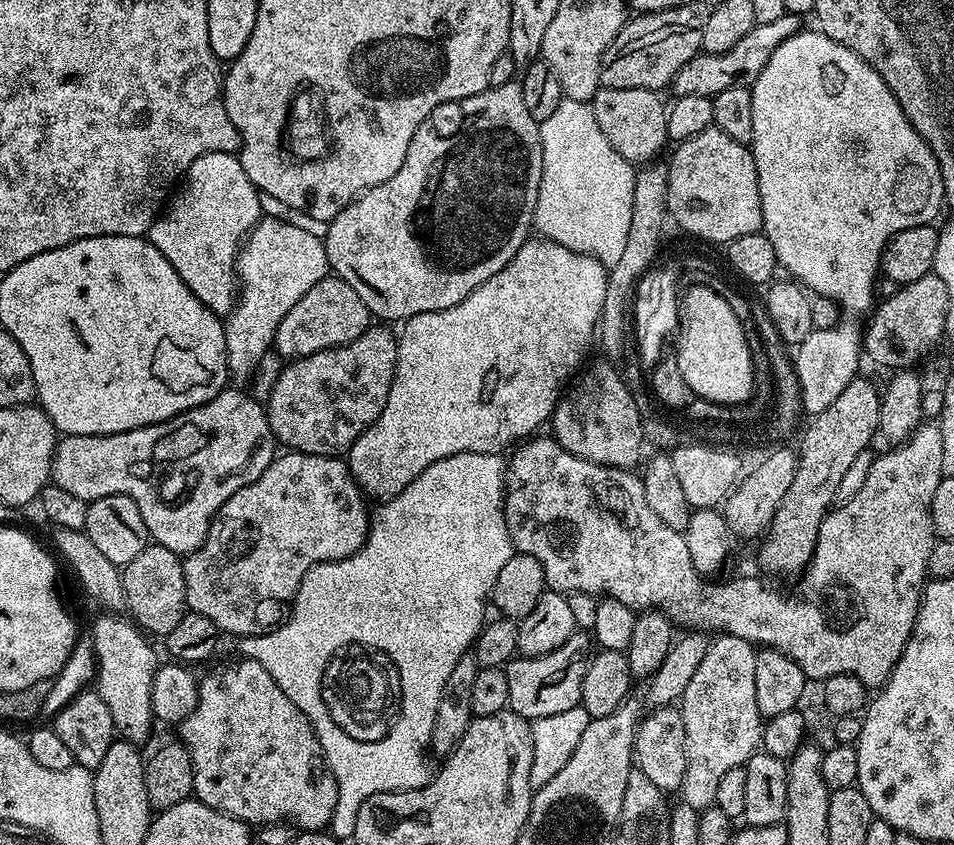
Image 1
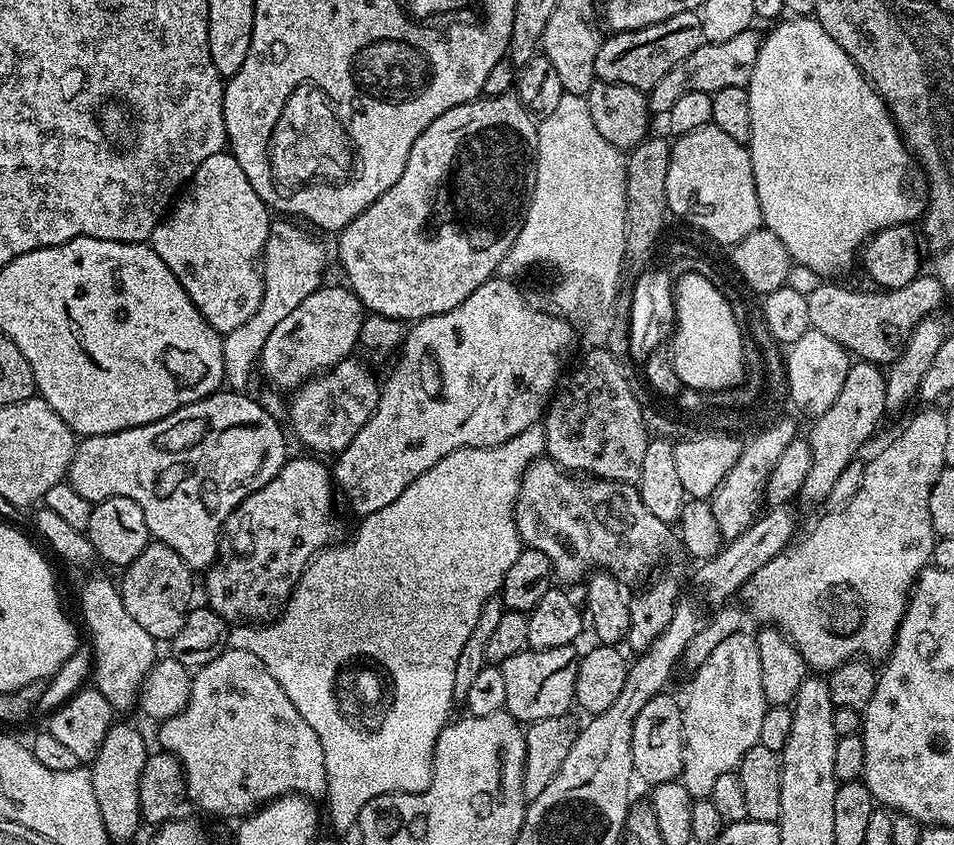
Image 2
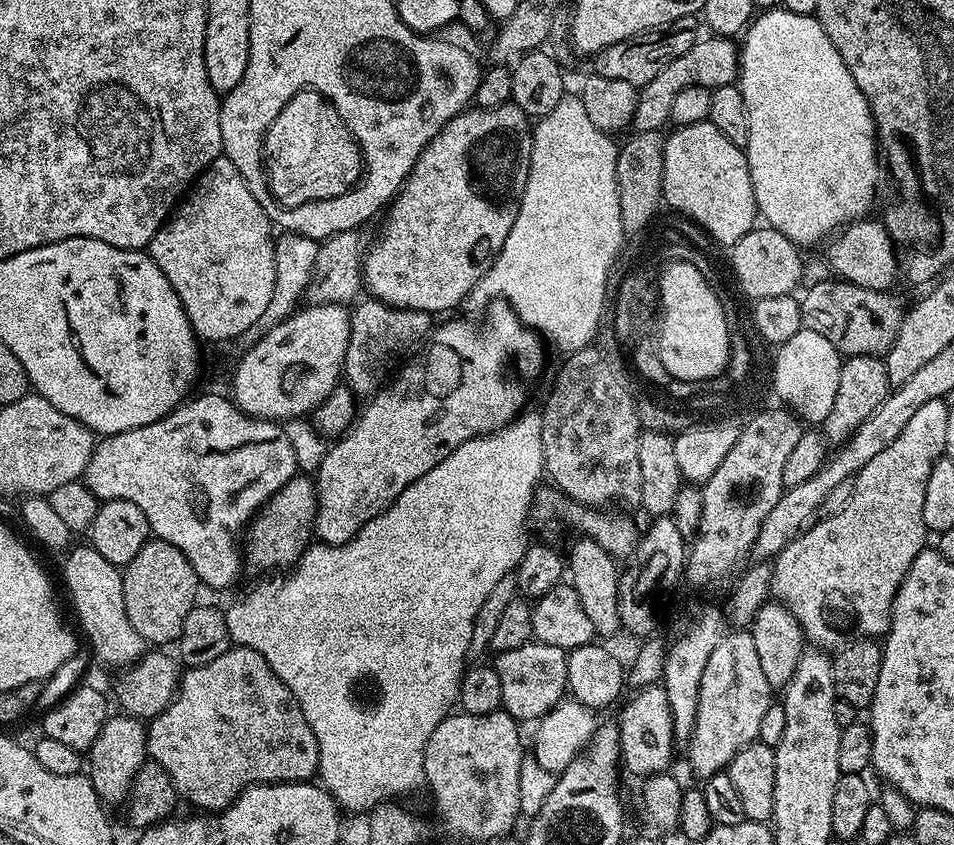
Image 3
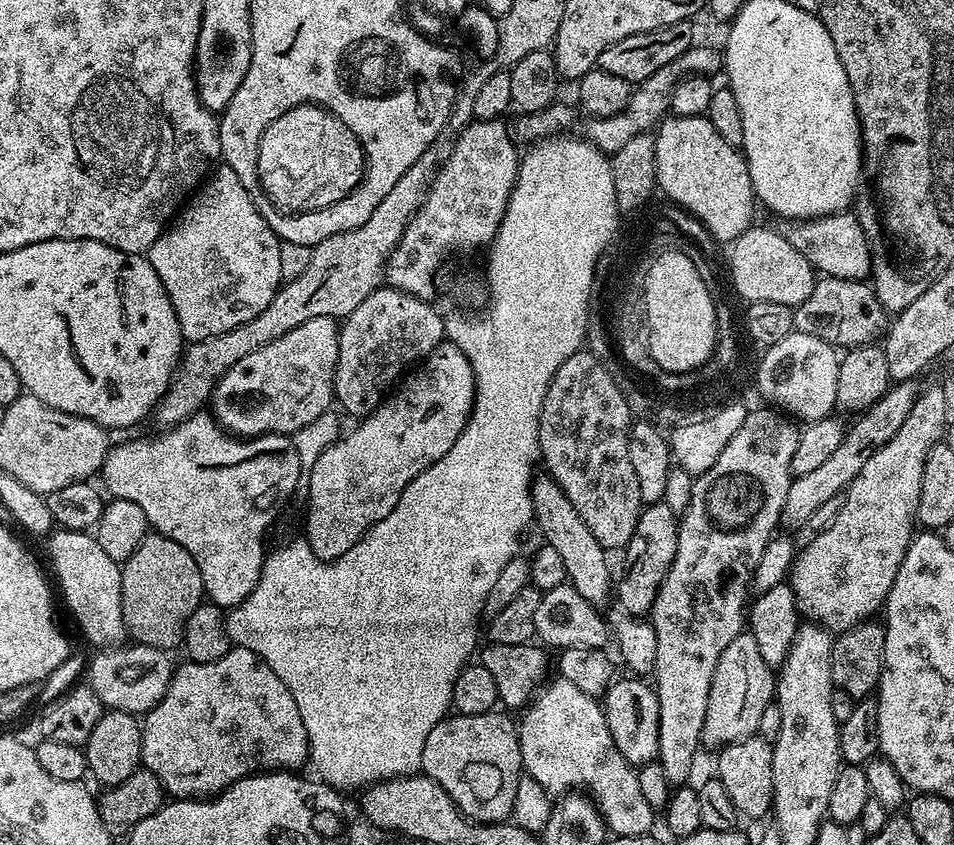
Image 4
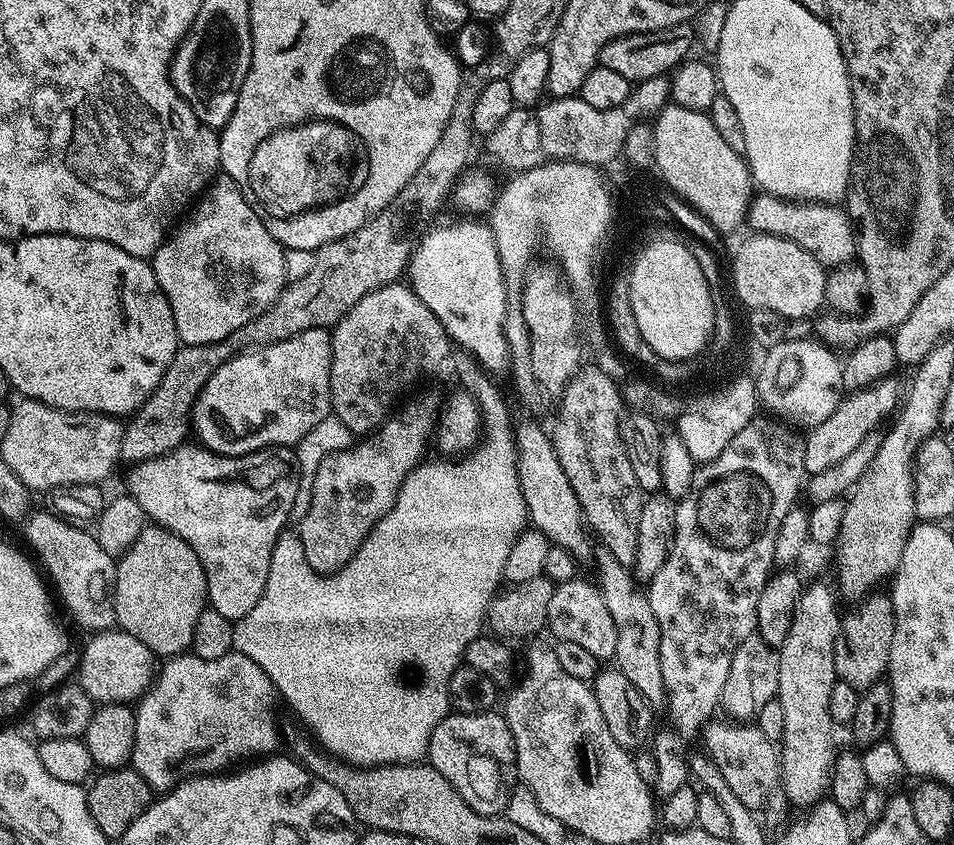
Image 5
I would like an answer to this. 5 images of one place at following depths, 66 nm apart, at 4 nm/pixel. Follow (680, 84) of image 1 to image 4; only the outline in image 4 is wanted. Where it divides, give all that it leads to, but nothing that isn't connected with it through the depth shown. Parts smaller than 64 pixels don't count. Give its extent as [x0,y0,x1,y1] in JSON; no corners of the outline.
[586,43,721,154]

